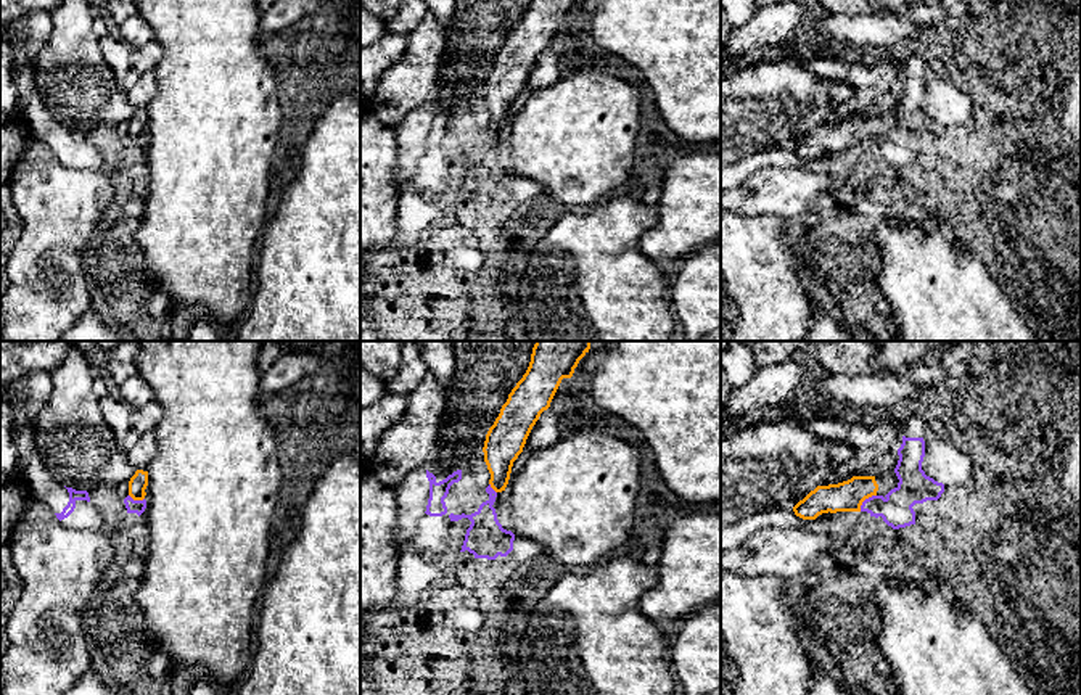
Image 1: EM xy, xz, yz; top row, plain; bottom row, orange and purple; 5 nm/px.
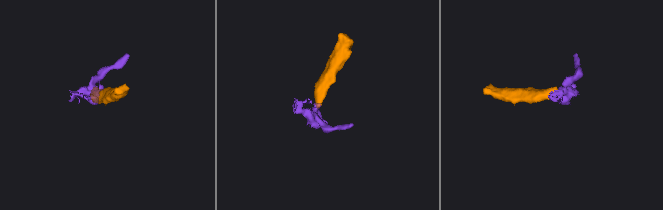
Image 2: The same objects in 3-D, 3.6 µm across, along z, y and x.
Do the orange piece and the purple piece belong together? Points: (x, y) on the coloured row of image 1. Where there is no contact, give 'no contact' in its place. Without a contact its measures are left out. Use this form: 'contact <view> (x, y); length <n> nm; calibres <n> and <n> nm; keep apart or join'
contact yz (864, 499); length 120 nm; calibres 160 and 160 nm; keep apart

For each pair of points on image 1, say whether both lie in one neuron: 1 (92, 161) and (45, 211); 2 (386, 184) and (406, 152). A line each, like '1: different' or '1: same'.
1: different
2: different

